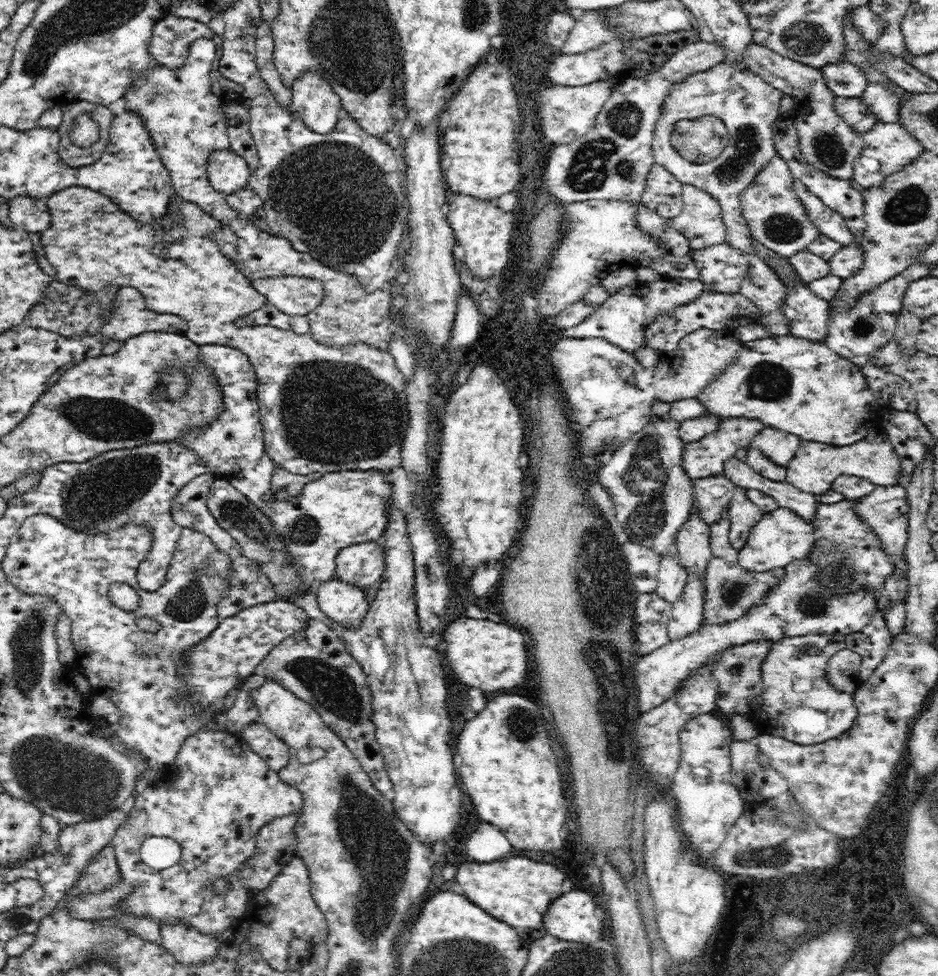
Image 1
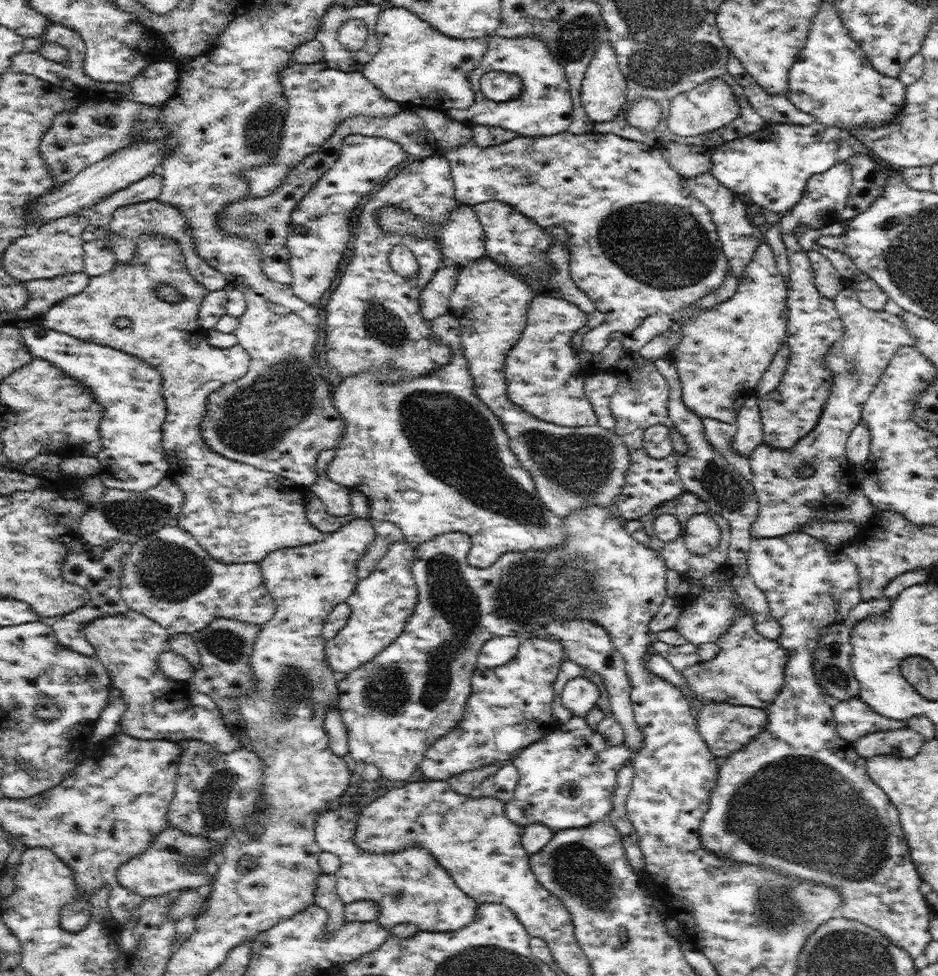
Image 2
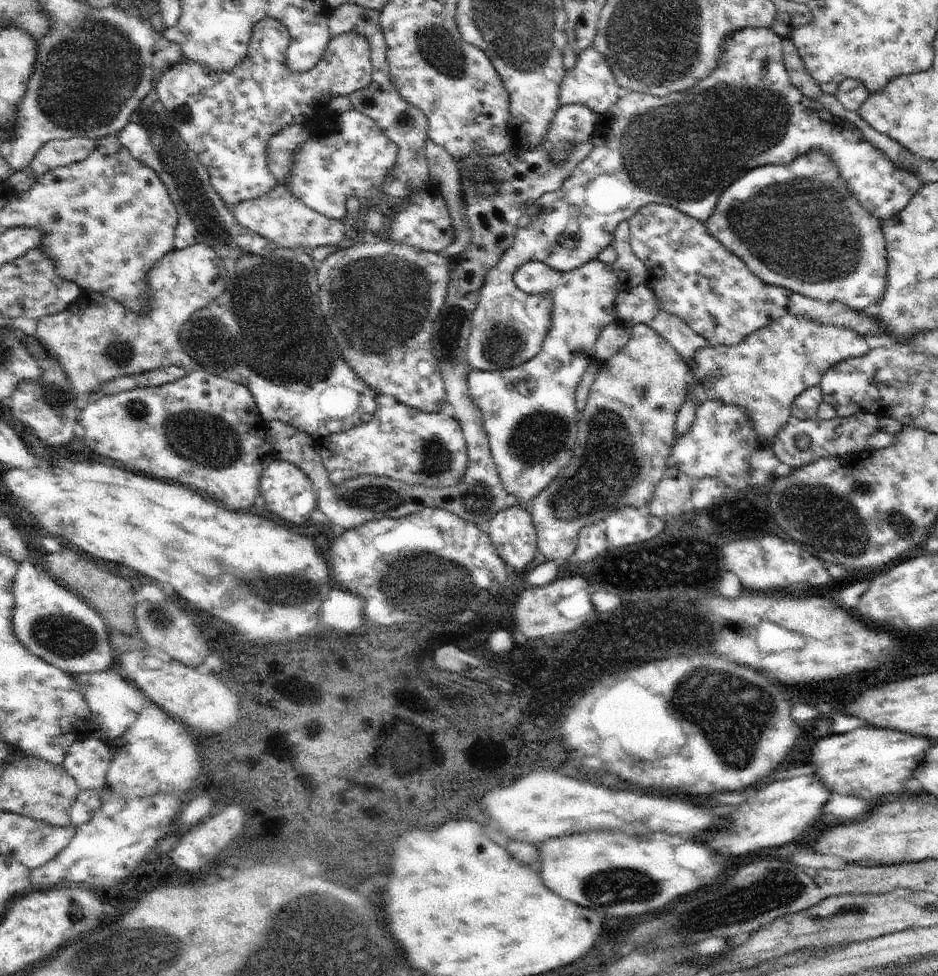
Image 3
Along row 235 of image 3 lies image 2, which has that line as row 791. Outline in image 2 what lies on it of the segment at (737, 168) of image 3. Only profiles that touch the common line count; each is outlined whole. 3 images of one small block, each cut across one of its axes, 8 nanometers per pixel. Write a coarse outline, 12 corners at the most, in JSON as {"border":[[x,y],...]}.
{"border":[[563,686],[571,720],[511,762],[505,816],[553,832],[607,822],[633,752],[585,724],[599,688]]}

